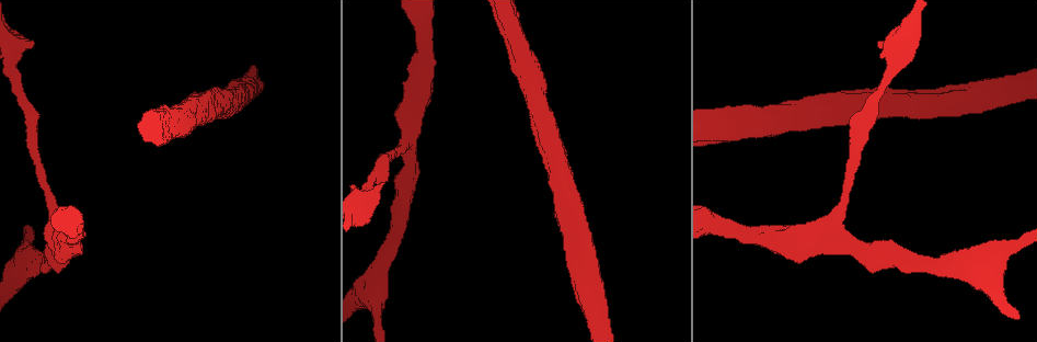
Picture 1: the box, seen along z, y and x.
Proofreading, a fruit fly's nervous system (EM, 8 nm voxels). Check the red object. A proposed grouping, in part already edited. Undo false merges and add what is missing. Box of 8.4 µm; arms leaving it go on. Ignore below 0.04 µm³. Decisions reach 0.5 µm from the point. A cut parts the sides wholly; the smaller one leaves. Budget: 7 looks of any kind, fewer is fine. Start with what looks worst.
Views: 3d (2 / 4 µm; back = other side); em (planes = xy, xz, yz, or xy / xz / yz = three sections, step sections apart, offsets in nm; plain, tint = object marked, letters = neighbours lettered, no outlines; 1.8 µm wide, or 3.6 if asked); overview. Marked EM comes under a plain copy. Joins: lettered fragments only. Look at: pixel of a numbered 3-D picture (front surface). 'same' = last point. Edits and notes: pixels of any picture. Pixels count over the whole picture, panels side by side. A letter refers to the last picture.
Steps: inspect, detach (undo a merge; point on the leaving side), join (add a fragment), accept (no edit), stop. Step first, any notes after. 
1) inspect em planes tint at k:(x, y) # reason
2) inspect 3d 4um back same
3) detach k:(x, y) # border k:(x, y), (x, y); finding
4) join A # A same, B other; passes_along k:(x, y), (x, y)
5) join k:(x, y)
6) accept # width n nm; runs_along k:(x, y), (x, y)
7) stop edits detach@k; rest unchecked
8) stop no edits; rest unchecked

inspect em planes letters at 1:(30, 47) # thick end

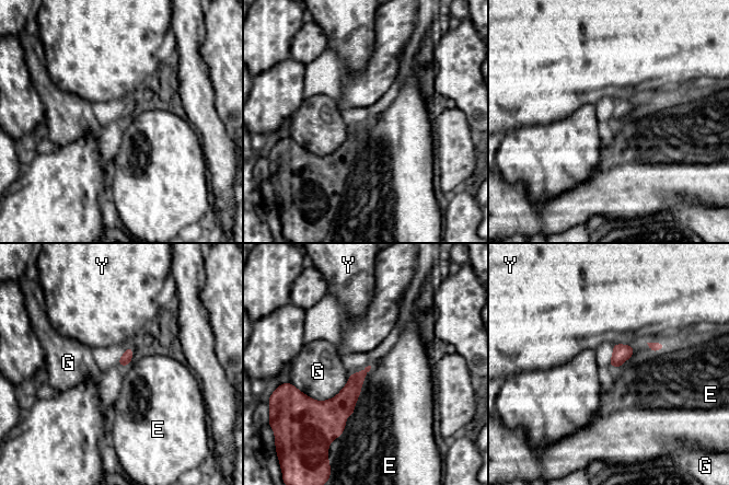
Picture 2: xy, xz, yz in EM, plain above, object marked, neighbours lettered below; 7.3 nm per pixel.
accept # E other, G other, Y other; border 2:(371, 366), (355, 404); none of them fits

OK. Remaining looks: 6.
inspect 3d 2um at 1:(403, 149) # calibre changes

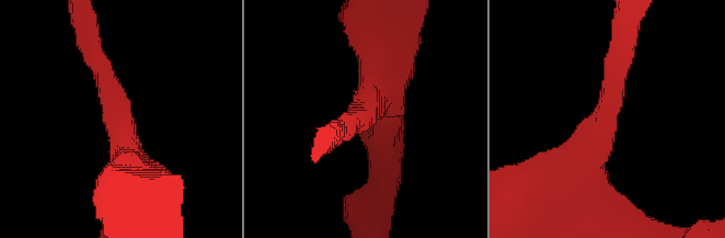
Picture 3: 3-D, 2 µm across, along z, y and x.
inspect em planes letters at 3:(361, 116) # arm_widths 190, 480 nm

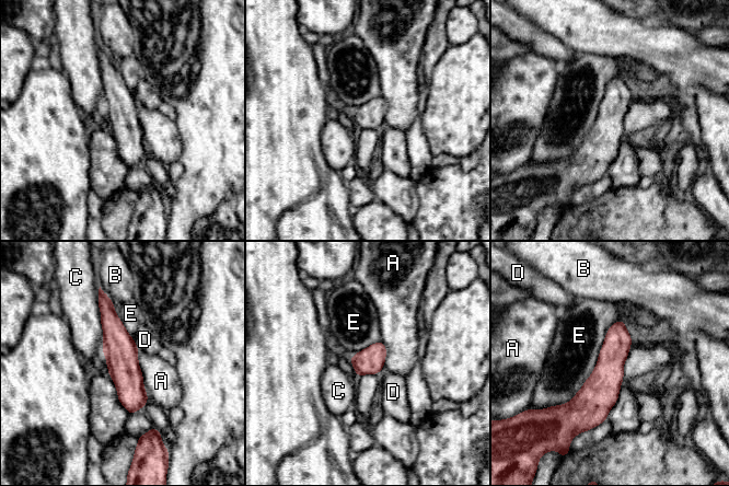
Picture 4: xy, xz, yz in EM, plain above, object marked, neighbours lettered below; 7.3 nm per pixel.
accept # width 200 nm; A other, B other, C other, D other, E other; all the same neuron

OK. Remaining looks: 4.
inspect 3d 4um at 1:(23, 261) # branch point

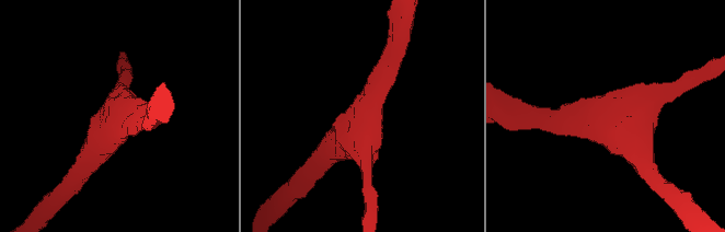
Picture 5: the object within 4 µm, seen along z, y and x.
inspect em 3.6um planes letters at 5:(118, 114) # need the tissue

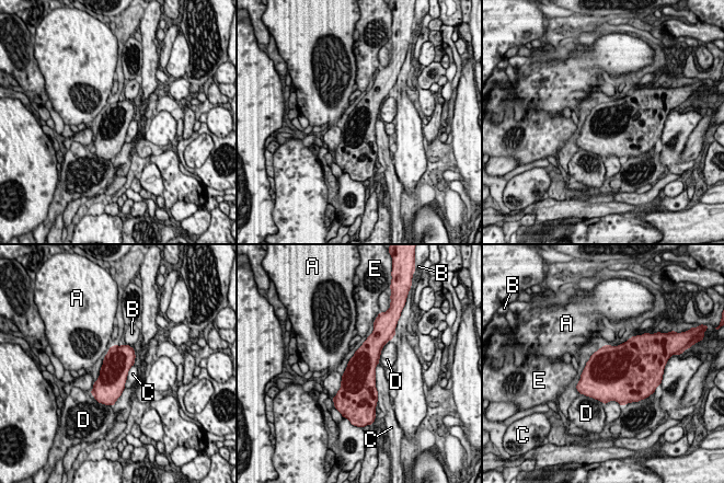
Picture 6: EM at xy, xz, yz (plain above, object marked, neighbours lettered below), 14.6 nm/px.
accept # A other, B other, C other, D other, E other; all the same neuron

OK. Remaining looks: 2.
stop no edits; rest unchecked

